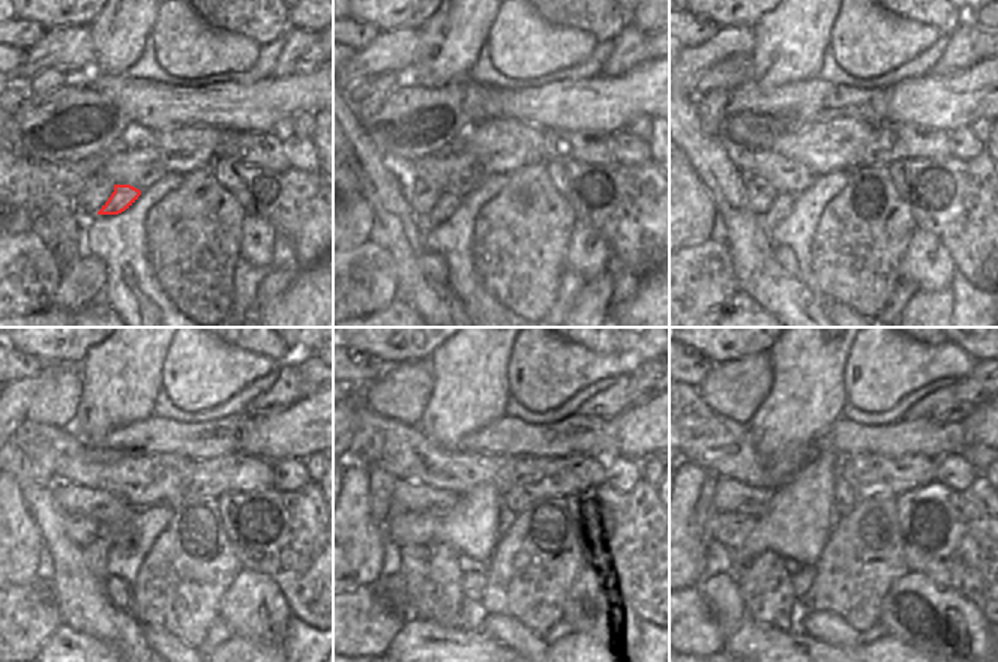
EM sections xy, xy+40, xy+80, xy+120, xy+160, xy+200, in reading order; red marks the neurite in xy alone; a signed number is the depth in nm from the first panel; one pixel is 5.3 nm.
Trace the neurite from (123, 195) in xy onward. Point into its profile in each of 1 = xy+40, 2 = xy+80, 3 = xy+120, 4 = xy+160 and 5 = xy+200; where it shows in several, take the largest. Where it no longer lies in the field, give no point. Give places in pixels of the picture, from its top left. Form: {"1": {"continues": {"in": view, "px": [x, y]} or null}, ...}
{"1": {"continues": {"in": "xy+40", "px": [447, 203]}}, "2": {"continues": {"in": "xy+80", "px": [784, 203]}}, "3": {"continues": {"in": "xy+120", "px": [96, 554]}}, "4": {"continues": {"in": "xy+160", "px": [431, 574]}}, "5": {"continues": {"in": "xy+200", "px": [767, 590]}}}

